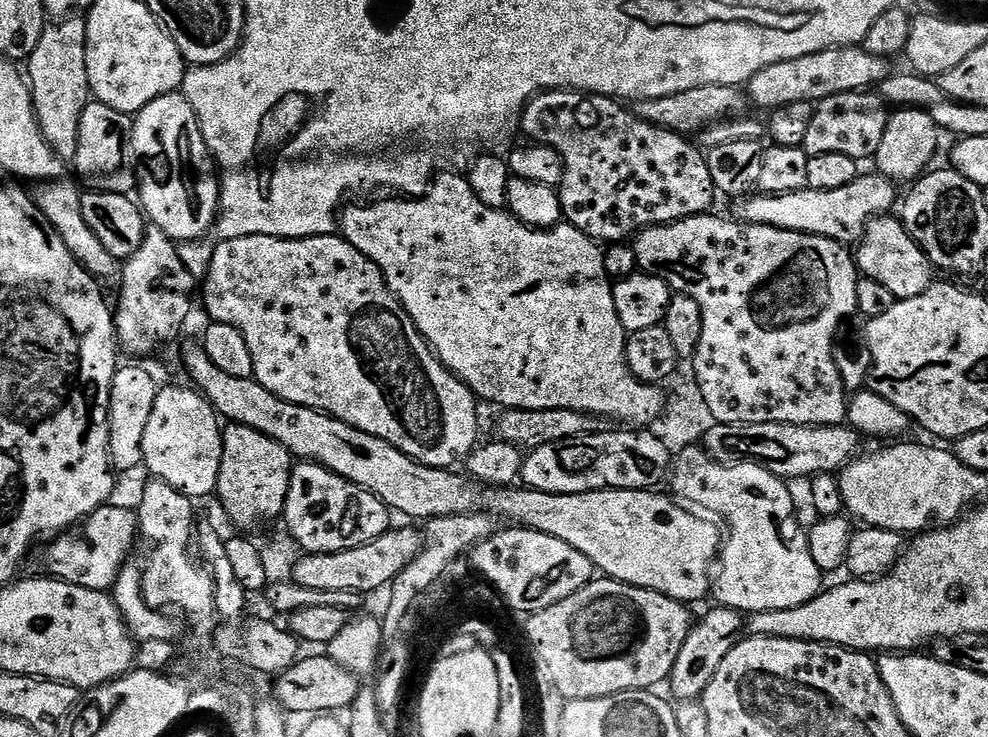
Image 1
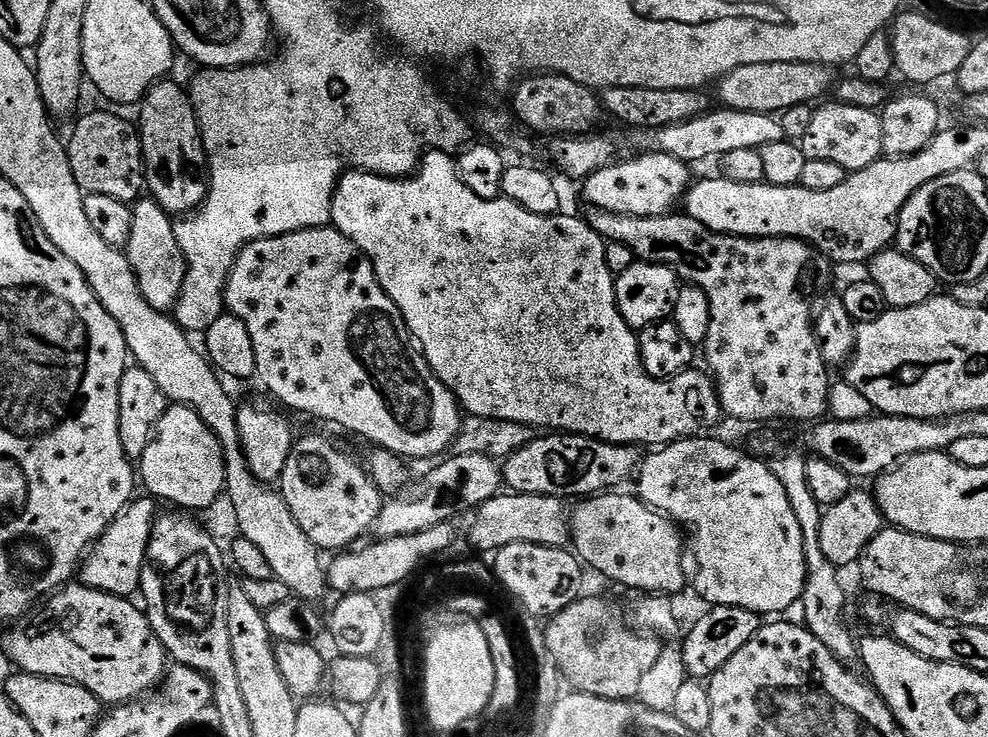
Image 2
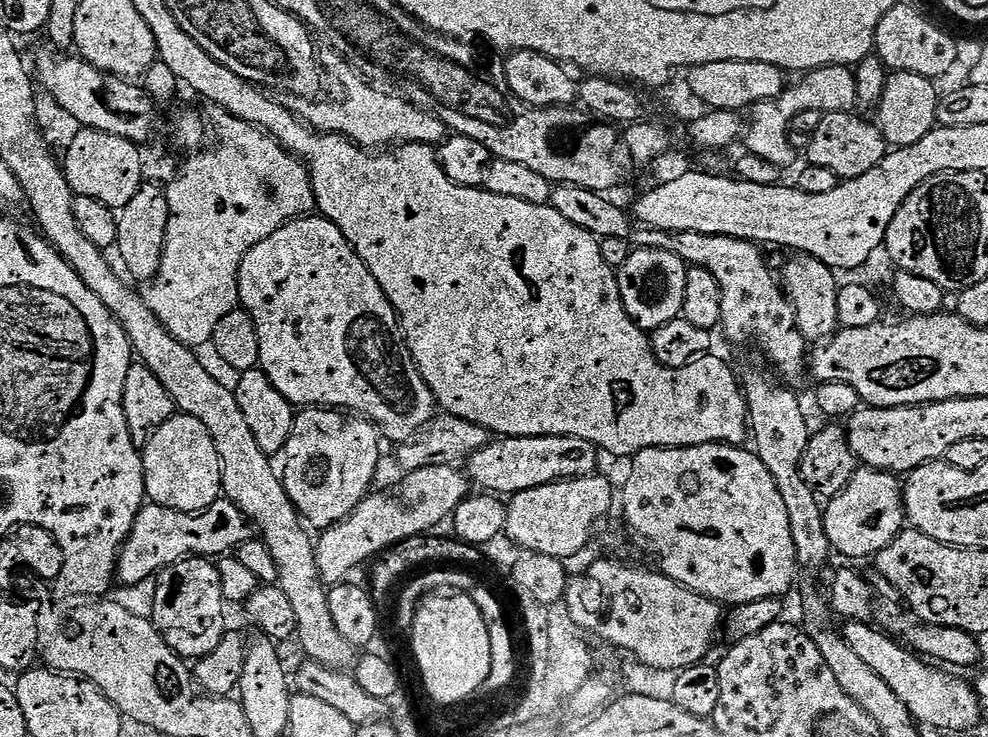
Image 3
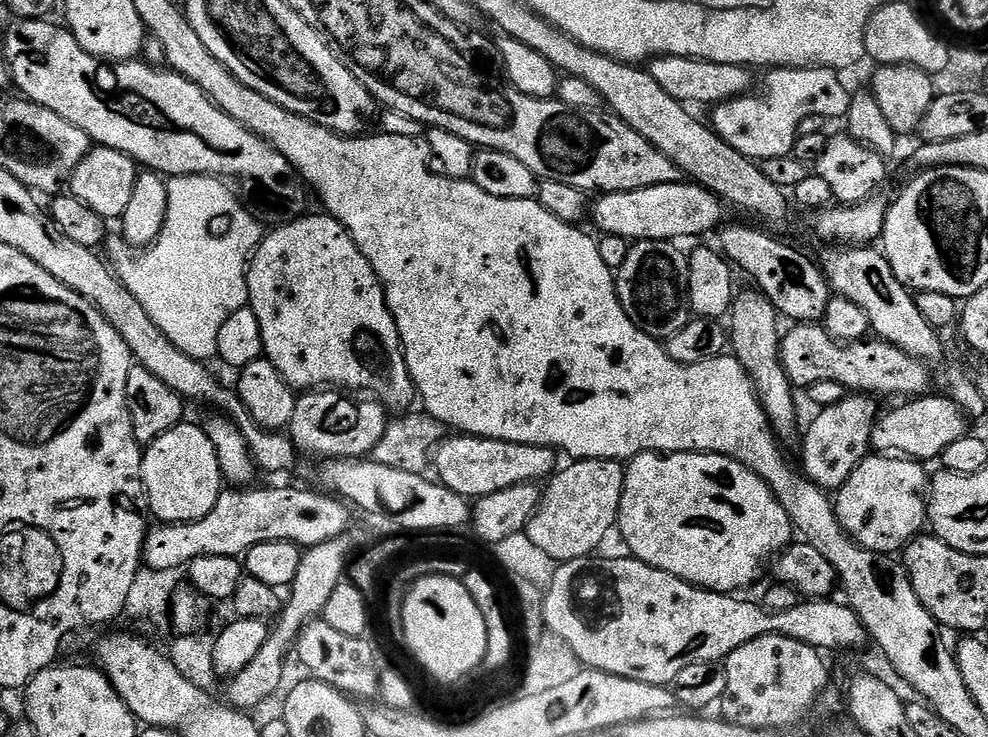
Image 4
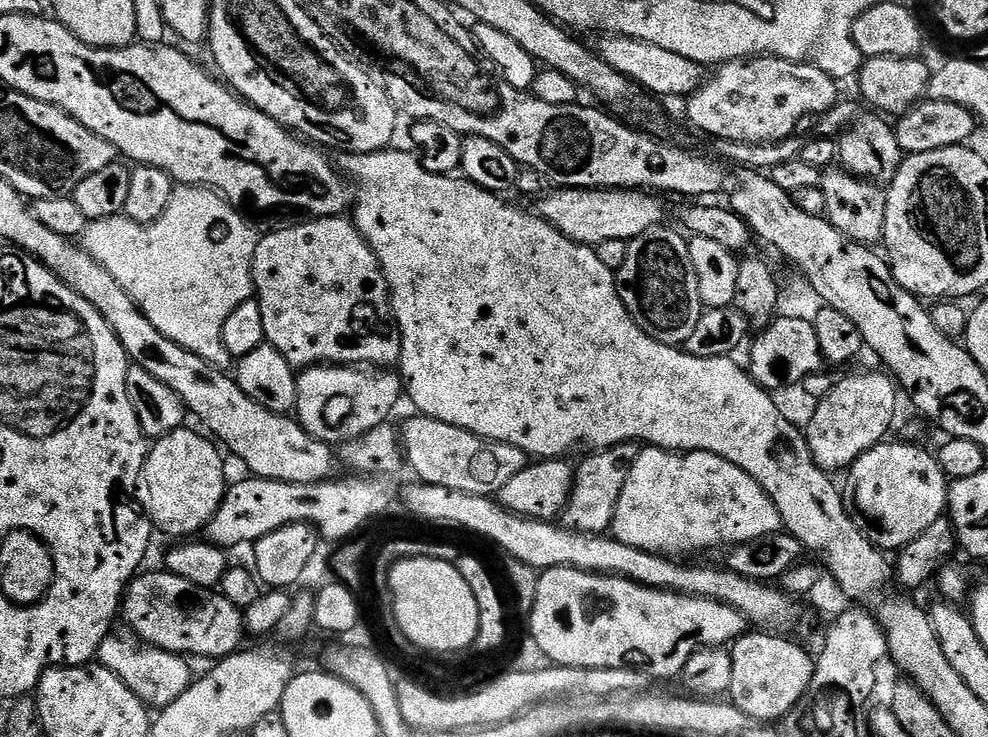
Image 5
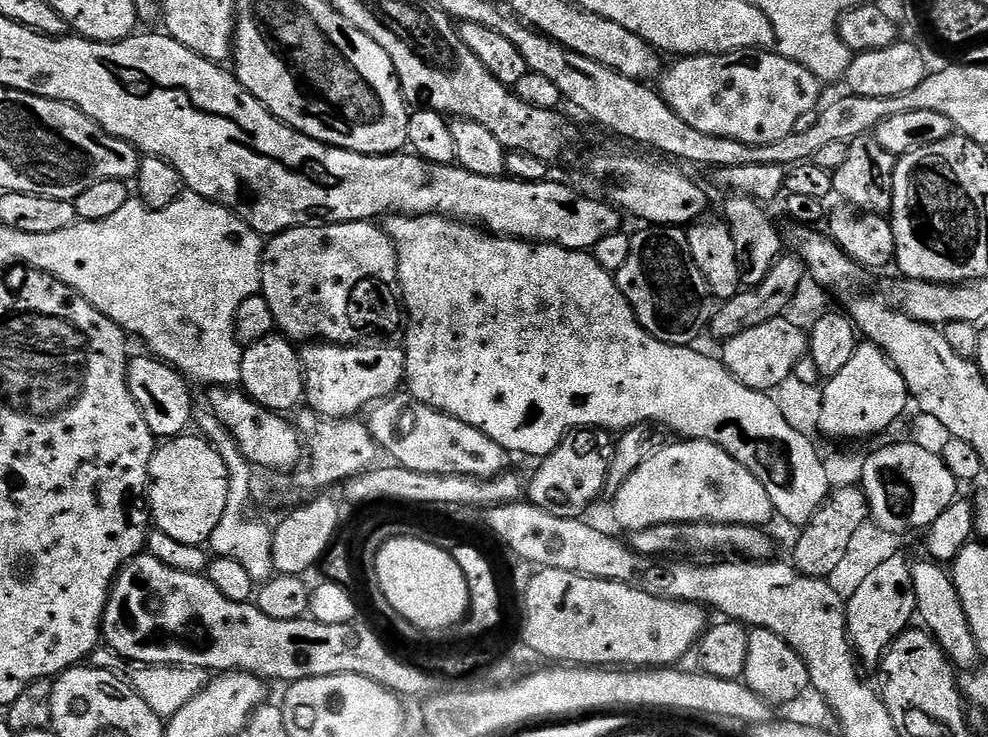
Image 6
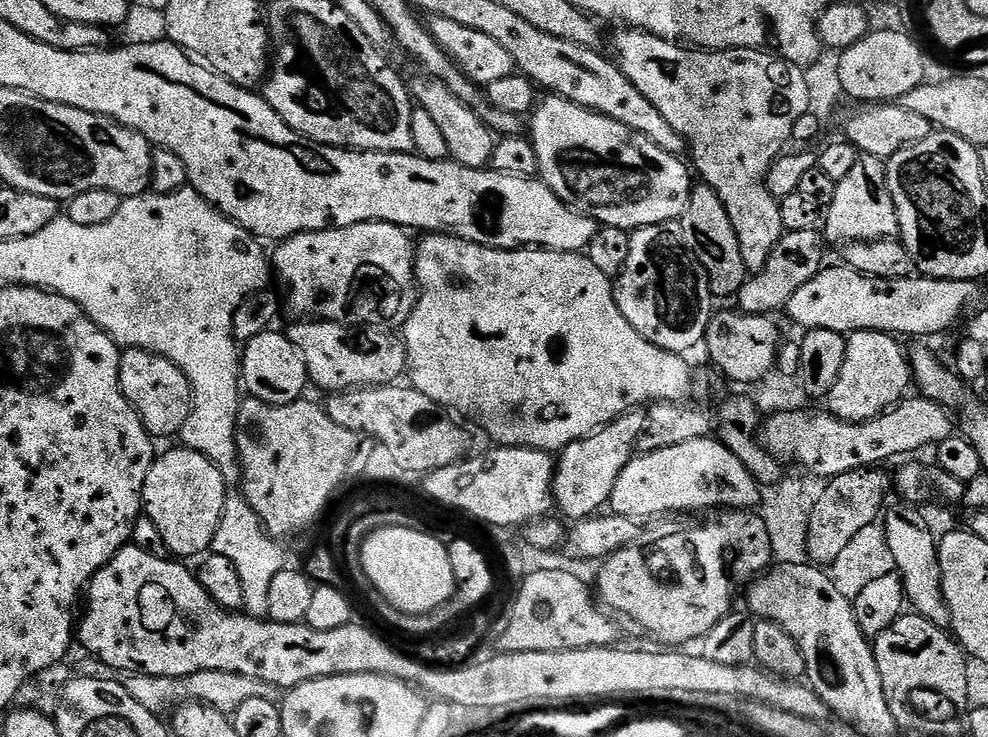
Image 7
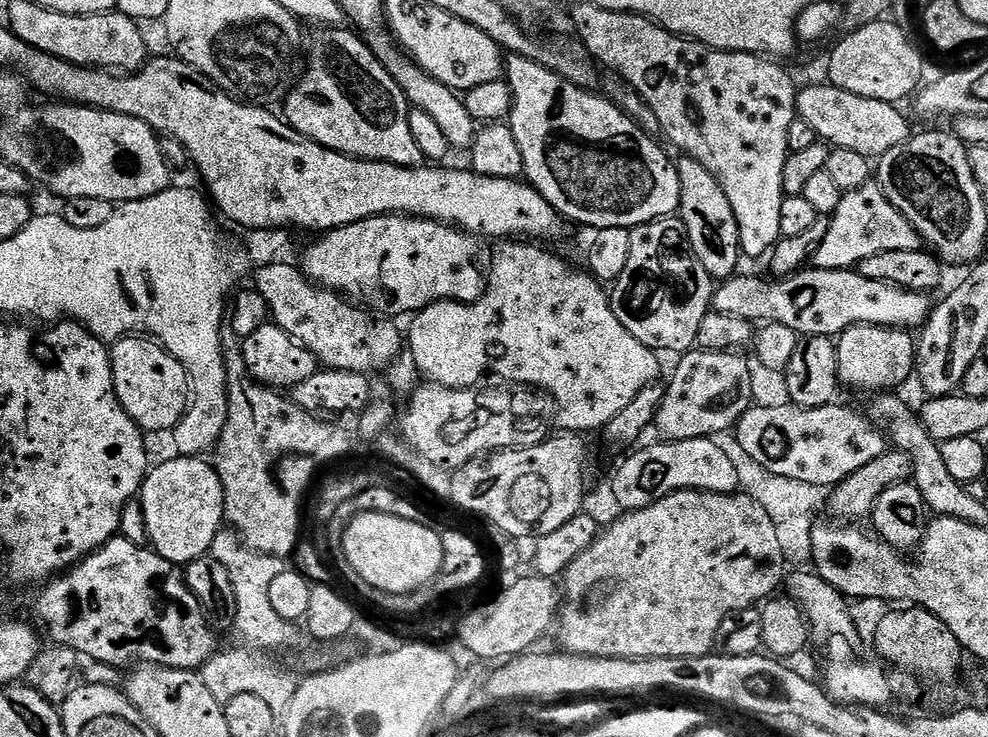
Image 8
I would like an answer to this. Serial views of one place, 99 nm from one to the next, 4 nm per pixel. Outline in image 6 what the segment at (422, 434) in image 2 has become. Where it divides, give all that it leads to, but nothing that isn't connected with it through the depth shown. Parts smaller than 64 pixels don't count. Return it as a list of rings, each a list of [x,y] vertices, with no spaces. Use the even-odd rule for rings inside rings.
[[[376,222],[297,226],[271,237],[260,262],[260,292],[270,306],[270,314],[274,314],[279,335],[293,342],[359,344],[369,338],[399,333],[402,328],[396,245]]]

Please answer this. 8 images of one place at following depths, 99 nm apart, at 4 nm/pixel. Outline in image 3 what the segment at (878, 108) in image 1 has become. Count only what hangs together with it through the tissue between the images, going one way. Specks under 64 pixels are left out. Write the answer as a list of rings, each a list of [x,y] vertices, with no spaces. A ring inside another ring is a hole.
[[[855,111],[823,113],[818,122],[818,130],[807,137],[806,144],[807,163],[831,170],[841,182],[858,178],[866,174],[866,170],[874,170],[874,166],[878,166],[878,162],[882,162],[882,158],[890,151],[879,124]]]

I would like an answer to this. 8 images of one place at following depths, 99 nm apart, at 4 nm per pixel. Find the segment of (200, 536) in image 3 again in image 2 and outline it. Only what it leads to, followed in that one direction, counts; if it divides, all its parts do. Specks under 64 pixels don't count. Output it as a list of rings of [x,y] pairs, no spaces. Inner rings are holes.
[[[152,498],[143,499],[133,499],[132,503],[126,505],[114,523],[87,549],[78,568],[79,583],[111,596],[132,598],[140,592],[140,579],[143,564],[147,561],[148,543],[158,517],[157,501]]]

